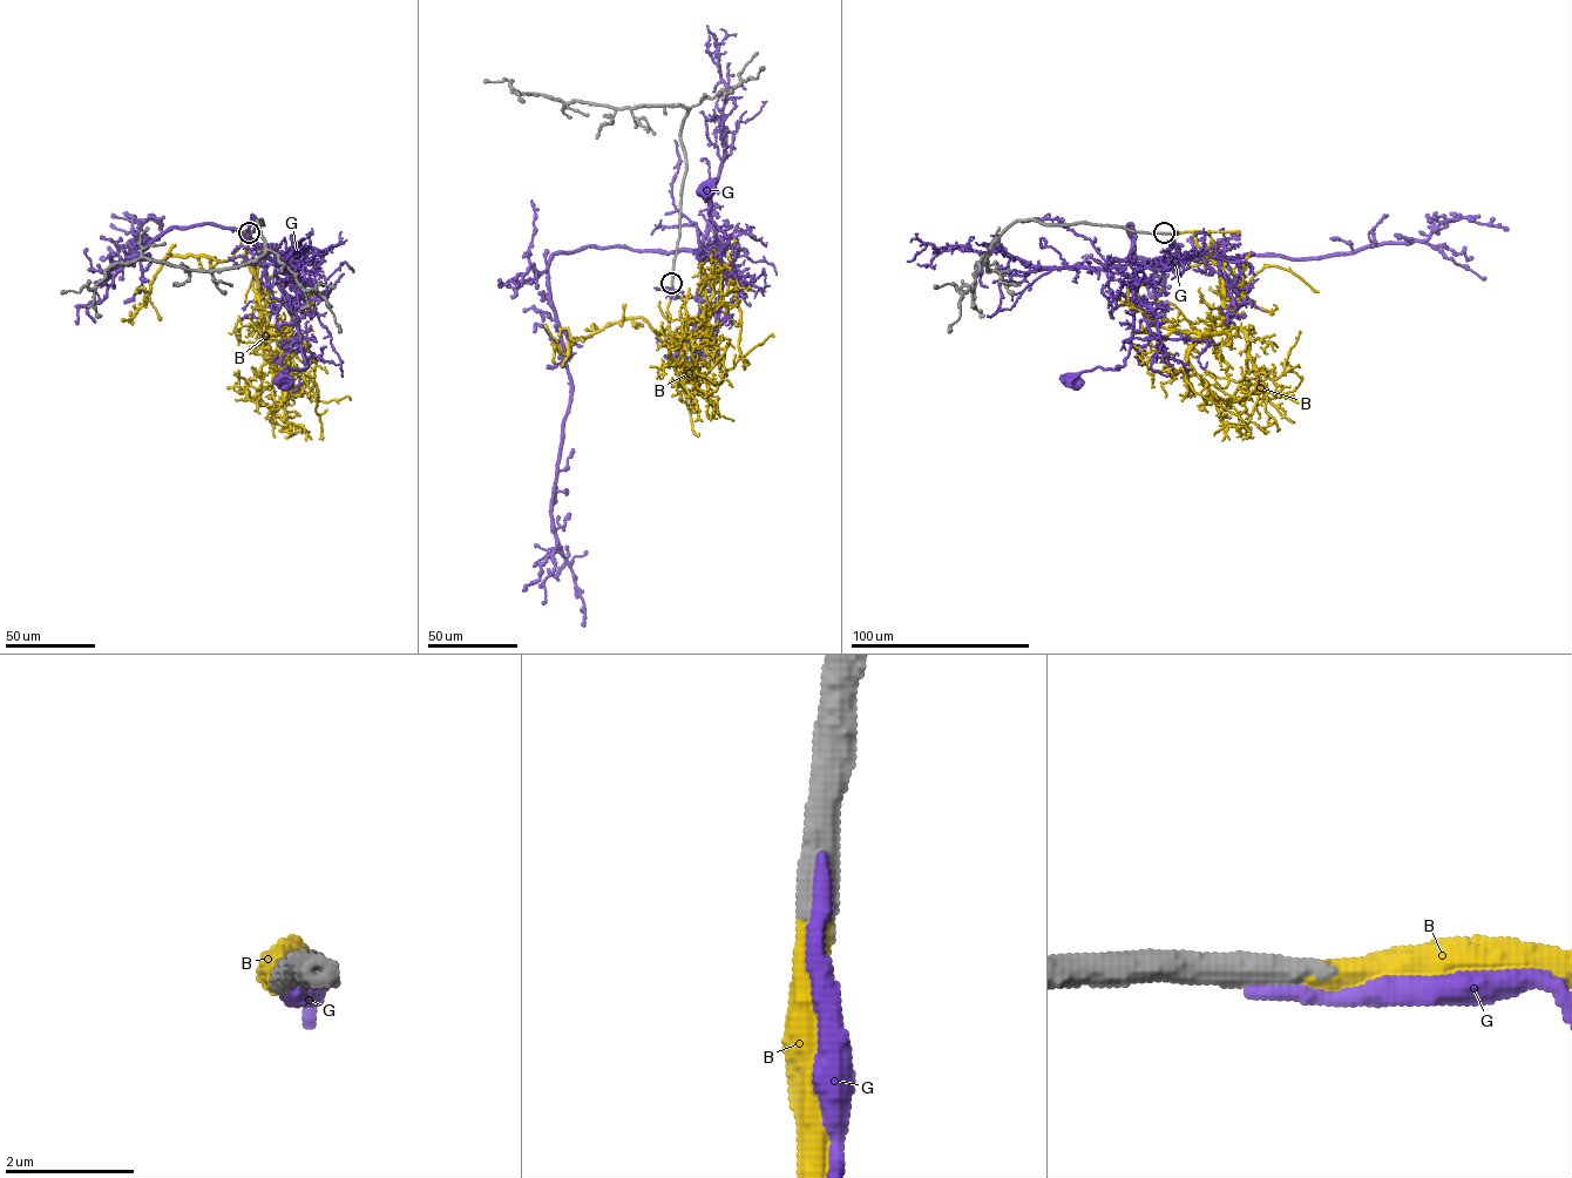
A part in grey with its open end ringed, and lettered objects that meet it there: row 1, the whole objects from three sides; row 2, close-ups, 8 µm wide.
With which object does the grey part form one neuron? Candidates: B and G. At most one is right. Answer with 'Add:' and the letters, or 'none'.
Add: B

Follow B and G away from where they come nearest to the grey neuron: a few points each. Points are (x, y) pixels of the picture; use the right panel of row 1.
B: (1164, 234), (1192, 231), (1218, 261), (1228, 329), (1204, 332), (1186, 360), (1206, 383), (1219, 418), (1253, 437)
G: (1163, 234), (1172, 235), (1179, 250), (1171, 246), (1160, 259), (1139, 266), (1125, 364), (1084, 371), (1072, 380)

